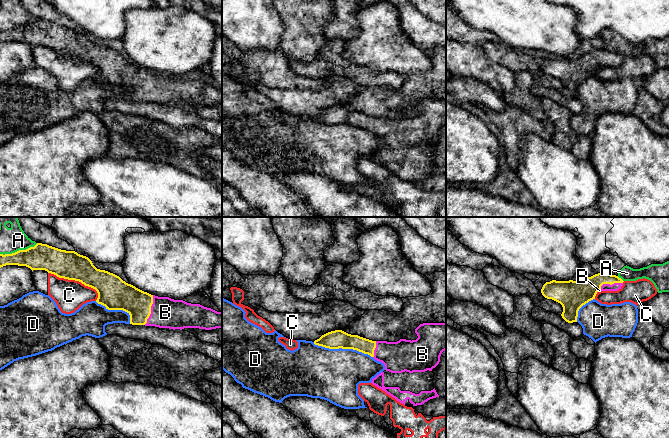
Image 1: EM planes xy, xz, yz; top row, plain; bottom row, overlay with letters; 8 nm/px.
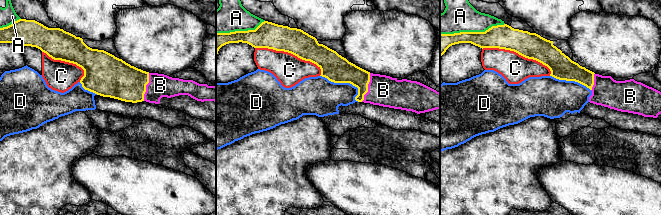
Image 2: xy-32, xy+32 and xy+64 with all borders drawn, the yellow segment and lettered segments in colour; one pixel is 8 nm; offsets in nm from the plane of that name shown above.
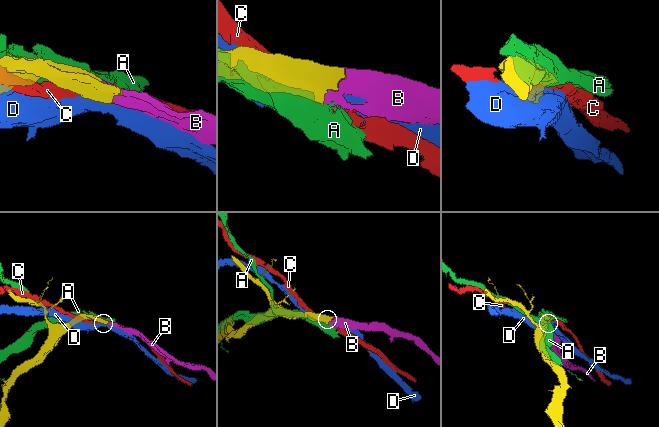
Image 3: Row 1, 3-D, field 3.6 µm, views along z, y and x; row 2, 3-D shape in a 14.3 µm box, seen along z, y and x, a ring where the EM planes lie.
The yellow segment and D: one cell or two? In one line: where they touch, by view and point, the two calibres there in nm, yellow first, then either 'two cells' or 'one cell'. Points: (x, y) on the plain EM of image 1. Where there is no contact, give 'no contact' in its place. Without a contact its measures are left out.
xz (343, 124) | 150/420 nm | two cells

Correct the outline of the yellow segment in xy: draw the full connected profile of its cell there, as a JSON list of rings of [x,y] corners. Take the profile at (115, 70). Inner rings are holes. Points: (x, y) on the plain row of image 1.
[[[37,19],[34,23],[26,26],[19,26],[12,30],[0,30],[0,44],[6,41],[26,42],[32,47],[45,46],[59,54],[79,57],[97,67],[96,78],[98,80],[105,82],[108,86],[127,88],[130,91],[130,100],[132,101],[155,102],[173,106],[184,104],[222,105],[222,88],[217,88],[200,80],[151,71],[126,59],[113,49],[97,45],[88,33],[75,27],[61,26],[47,20]]]

